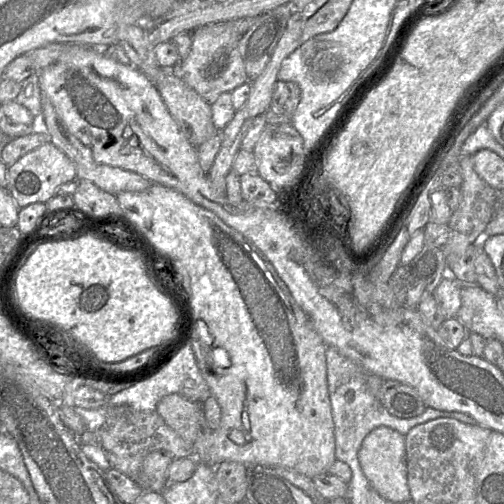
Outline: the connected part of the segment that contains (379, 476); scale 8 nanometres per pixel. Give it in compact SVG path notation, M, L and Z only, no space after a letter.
M386 426L375 428L364 438L358 451L358 460L371 488L383 498L394 503L411 500L404 435Z

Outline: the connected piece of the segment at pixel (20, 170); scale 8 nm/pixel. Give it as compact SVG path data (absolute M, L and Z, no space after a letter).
M50 141L21 157L15 164L8 167L7 190L19 208L34 203L46 203L55 190L77 179L77 171L68 156Z

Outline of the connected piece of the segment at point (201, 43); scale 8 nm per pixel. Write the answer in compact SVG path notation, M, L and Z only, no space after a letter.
M226 23L209 24L191 32L192 46L187 58L174 68L177 75L205 101L212 104L220 94L232 92L236 87L248 82L243 59L238 50L236 35L229 33Z

